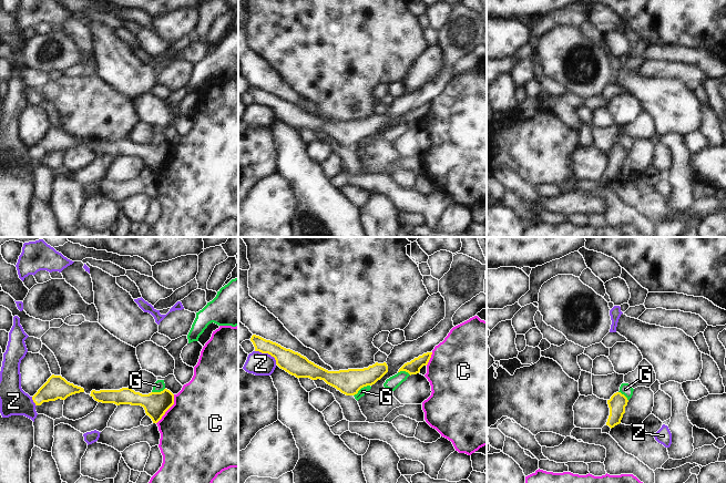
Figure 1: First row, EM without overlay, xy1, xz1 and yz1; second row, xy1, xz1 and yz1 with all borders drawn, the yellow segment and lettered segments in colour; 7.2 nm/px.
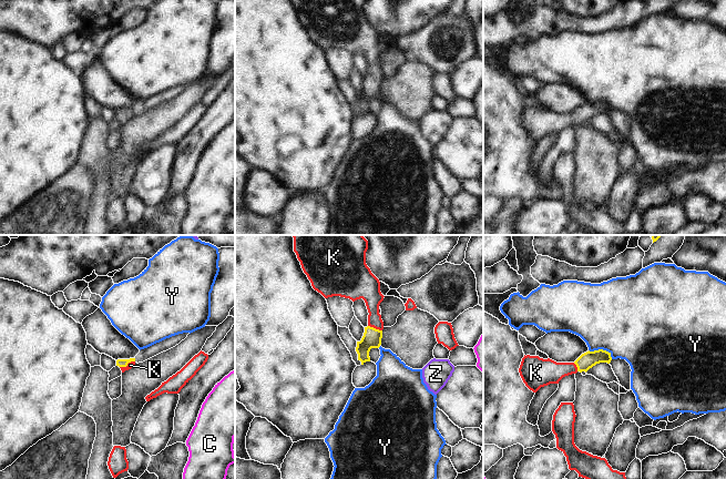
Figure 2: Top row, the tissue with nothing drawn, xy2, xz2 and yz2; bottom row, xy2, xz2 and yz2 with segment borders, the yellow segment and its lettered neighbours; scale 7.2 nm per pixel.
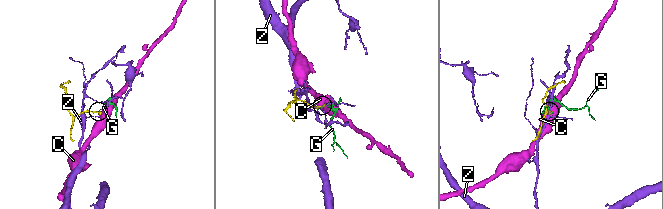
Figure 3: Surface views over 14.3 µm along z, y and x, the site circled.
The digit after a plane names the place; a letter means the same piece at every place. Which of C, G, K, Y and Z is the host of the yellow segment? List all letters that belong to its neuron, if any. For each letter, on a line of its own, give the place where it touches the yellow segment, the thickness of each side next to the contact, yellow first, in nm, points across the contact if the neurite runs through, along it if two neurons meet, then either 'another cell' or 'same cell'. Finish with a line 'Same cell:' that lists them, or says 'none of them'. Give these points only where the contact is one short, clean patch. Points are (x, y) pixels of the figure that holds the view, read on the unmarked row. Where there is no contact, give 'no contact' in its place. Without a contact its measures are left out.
C: meets yellow in xy1 at (169, 160); 180 nm thick on the yellow side, 500 nm on the other; border along xy1 (174, 146), (174, 155), (156, 175); another cell
G: meets yellow in xz1 at (361, 139); 180 nm thick on the yellow side, 60 nm on the other; border along xz1 (369, 136), (361, 140), (354, 147); another cell
K: meets yellow in xy2 at (126, 116); 60 nm thick on the yellow side, 50 nm on the other; runs through xy2 (121, 114), (126, 116), (130, 116); same cell
Y: meets yellow in yz2 at (602, 101); 120 nm thick on the yellow side, 500 nm on the other; another cell
Z: meets yellow in xz1 at (267, 104); 160 nm thick on the yellow side, 170 nm on the other; border along xz1 (255, 102), (262, 105), (269, 105), (276, 115); another cell
Same cell: K

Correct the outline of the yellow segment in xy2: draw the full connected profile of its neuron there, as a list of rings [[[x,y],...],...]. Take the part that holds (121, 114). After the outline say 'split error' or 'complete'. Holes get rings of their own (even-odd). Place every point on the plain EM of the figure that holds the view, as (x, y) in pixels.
[[[135,110],[116,112],[116,118],[119,118],[121,120],[122,124],[131,121],[134,116],[135,116]]]; split error

